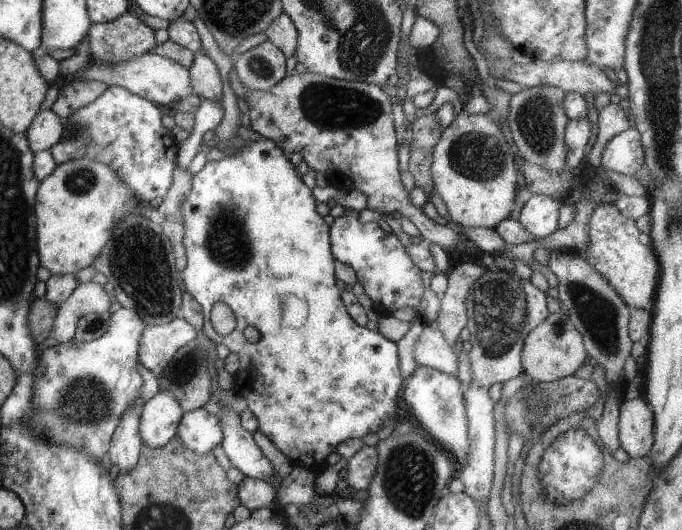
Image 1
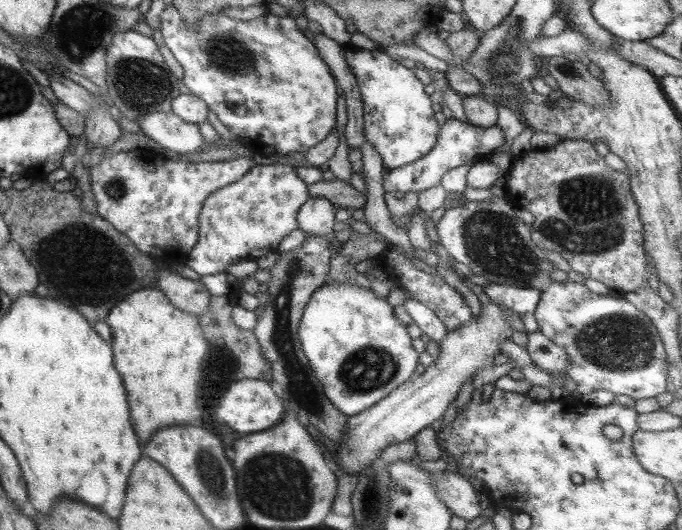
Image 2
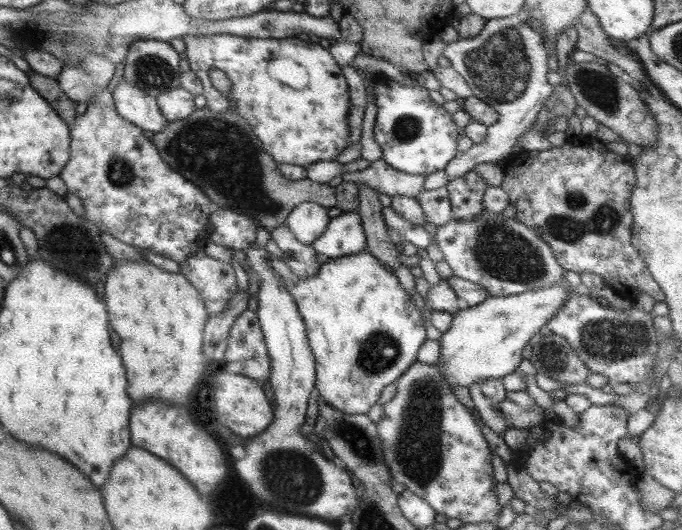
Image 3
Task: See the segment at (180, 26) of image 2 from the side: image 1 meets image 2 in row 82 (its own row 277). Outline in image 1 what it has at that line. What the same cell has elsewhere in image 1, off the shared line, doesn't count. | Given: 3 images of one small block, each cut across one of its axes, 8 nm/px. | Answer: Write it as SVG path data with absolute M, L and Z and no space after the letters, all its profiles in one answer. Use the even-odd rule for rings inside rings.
M269 139L258 142L246 142L247 146L241 149L239 154L223 158L217 162L206 162L203 168L192 176L189 192L184 196L181 212L184 224L184 235L182 245L185 249L186 264L180 272L185 284L185 289L198 302L202 312L202 331L212 343L221 343L227 346L231 353L235 353L238 358L237 374L245 378L249 384L239 384L233 386L231 397L234 401L240 401L245 408L249 409L257 419L258 429L265 438L268 438L275 448L279 449L294 465L303 465L305 469L322 471L327 467L325 458L330 452L335 452L336 446L344 440L360 439L365 434L377 432L387 421L395 417L395 404L397 404L397 394L401 390L401 374L399 373L399 360L397 359L397 346L394 341L388 341L377 331L370 331L367 327L359 326L348 314L345 305L340 298L341 286L337 282L334 270L334 256L330 251L330 236L328 226L323 221L323 217L317 215L315 211L315 200L311 195L311 189L301 181L296 167L291 165L288 156ZM293 296L303 306L307 308L305 314L305 324L299 328L295 326L283 326L281 322L281 308L283 308L283 298ZM215 302L223 302L229 306L236 320L233 331L227 335L215 333L209 321L209 310ZM253 326L259 333L257 342L248 342L243 337L243 329Z

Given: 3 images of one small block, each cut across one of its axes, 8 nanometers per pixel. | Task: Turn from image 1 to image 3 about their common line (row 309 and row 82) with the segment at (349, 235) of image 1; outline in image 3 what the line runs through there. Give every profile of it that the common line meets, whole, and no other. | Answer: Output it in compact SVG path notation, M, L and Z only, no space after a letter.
M383 79L375 85L373 138L381 148L381 159L390 168L405 174L427 176L442 171L457 154L459 134L451 114L427 95L427 89L415 85L401 85Z

